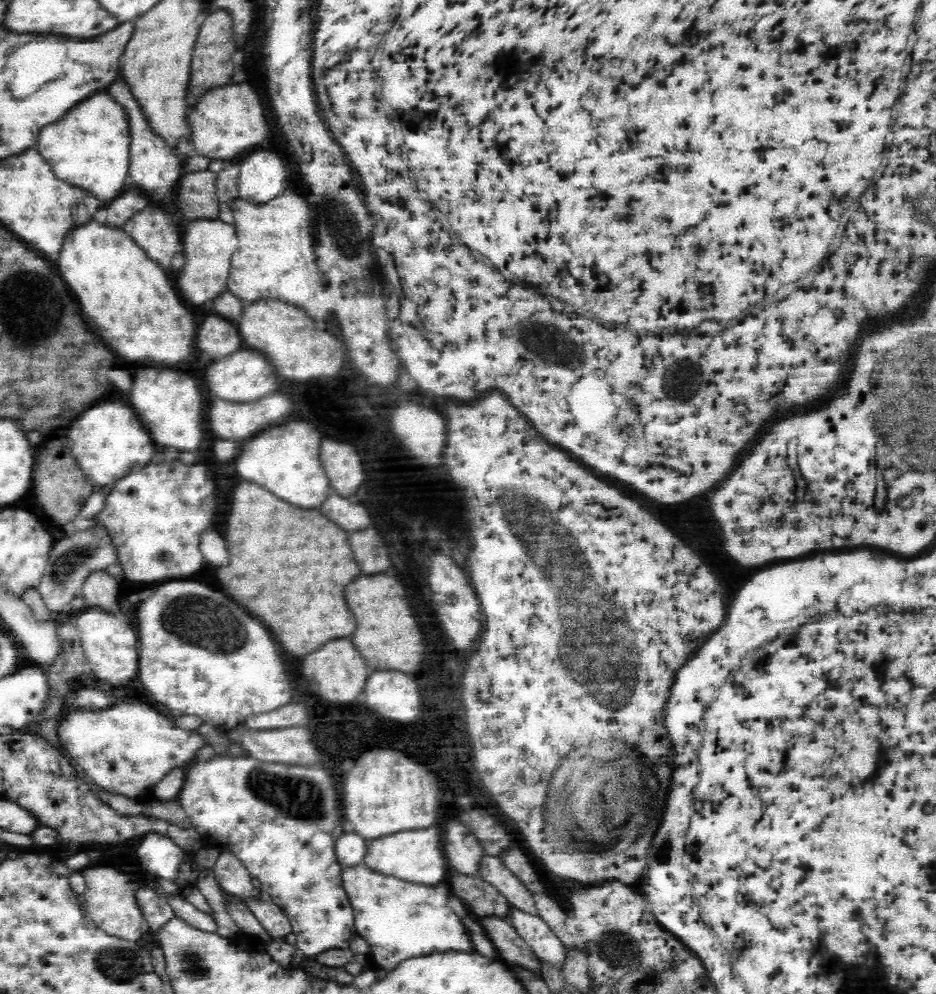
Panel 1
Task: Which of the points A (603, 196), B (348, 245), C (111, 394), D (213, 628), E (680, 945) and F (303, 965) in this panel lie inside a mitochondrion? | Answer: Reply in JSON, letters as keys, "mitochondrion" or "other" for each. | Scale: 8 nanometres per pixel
{"A":"other","B":"mitochondrion","C":"other","D":"mitochondrion","E":"other","F":"other"}

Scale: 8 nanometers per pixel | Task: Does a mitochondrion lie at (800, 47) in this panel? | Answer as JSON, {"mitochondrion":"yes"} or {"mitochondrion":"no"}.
{"mitochondrion":"no"}

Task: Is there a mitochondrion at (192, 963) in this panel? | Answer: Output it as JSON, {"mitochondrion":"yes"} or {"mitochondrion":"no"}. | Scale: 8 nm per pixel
{"mitochondrion":"yes"}

